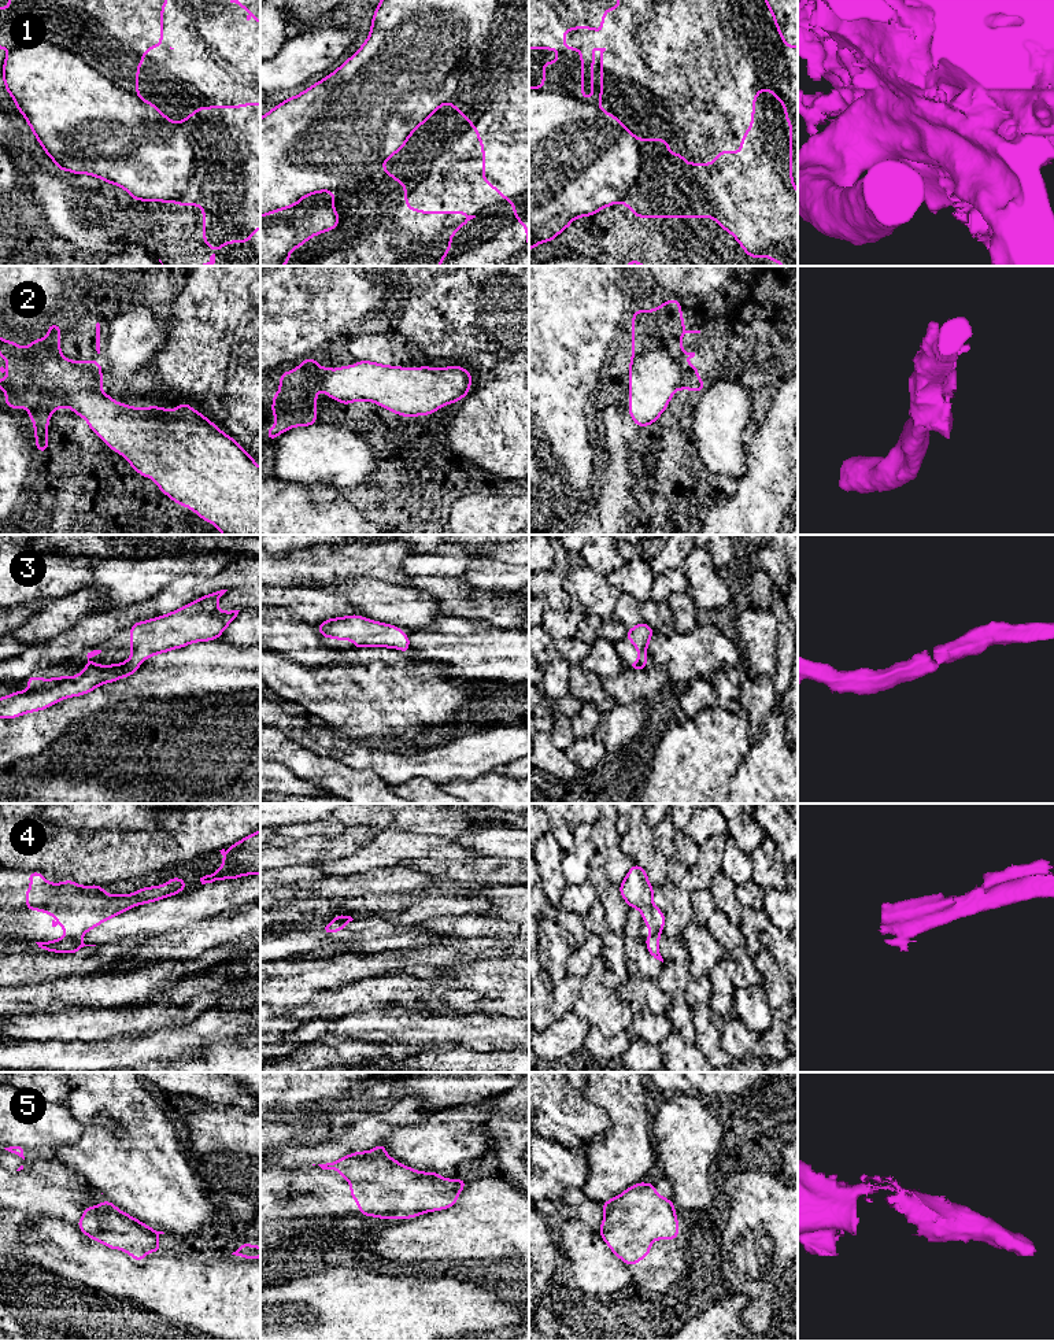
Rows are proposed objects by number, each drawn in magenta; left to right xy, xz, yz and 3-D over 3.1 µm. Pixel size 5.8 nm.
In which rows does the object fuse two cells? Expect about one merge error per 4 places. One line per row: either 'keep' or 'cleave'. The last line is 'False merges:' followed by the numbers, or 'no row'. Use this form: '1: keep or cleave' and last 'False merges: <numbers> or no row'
1: cleave
2: keep
3: keep
4: cleave
5: keep
False merges: 1, 4

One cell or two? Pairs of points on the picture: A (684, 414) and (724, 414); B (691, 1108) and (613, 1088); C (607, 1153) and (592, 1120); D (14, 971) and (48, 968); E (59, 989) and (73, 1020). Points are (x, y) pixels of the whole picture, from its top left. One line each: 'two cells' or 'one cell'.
A: two cells
B: two cells
C: two cells
D: one cell
E: two cells

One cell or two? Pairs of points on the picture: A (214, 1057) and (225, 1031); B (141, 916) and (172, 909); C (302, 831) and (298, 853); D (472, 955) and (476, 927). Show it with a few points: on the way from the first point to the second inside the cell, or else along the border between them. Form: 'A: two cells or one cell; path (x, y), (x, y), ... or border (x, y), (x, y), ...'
A: two cells; border (221, 1041), (191, 1055)
B: one cell; path (148, 916), (165, 915)
C: two cells; border (288, 841), (274, 842)
D: two cells; border (507, 937), (451, 939)

